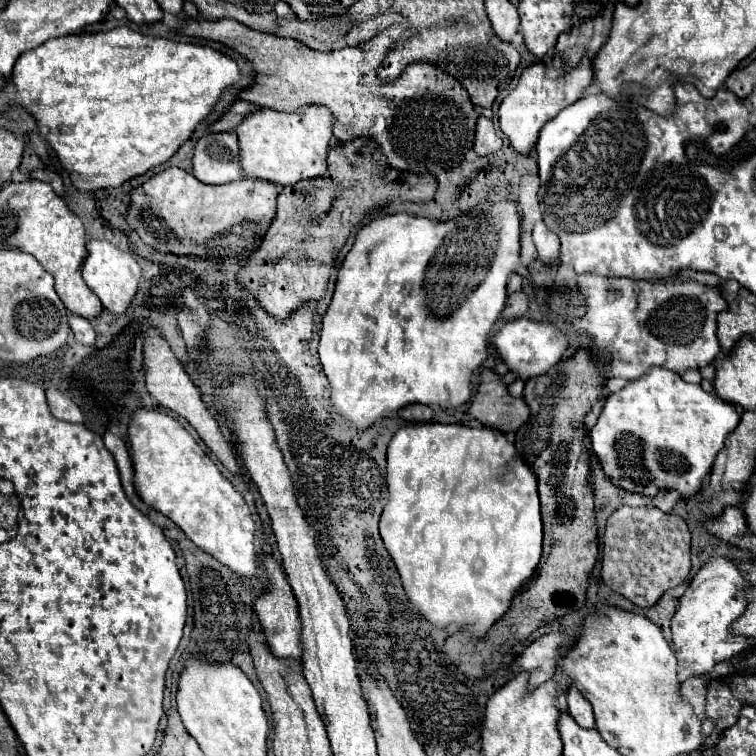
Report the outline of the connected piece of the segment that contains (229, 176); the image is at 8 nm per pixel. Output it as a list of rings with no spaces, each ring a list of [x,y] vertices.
[[[210,133],[198,139],[192,157],[194,177],[202,183],[246,179],[238,169],[238,139],[234,133]]]

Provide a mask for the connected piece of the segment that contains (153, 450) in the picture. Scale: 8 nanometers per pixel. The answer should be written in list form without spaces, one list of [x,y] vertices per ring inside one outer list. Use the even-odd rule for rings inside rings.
[[[140,407],[128,425],[134,487],[142,501],[172,519],[202,551],[210,553],[234,573],[256,577],[258,557],[254,549],[254,521],[244,497],[218,471],[196,439],[170,415]]]

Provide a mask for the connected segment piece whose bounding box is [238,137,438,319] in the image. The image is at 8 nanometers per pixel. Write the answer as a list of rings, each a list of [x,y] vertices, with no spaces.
[[[358,137],[348,143],[330,147],[328,173],[334,173],[334,179],[332,177],[306,179],[306,181],[298,181],[296,185],[284,187],[280,191],[278,213],[274,223],[270,225],[258,251],[250,257],[250,263],[238,273],[240,285],[244,285],[272,317],[286,319],[296,309],[296,305],[324,297],[326,283],[328,283],[330,271],[334,269],[336,255],[346,243],[356,223],[360,223],[374,209],[384,207],[386,203],[392,203],[392,201],[414,201],[414,203],[430,201],[438,187],[432,175],[412,175],[412,173],[400,173],[392,169],[386,157],[376,147],[376,143],[366,137]]]

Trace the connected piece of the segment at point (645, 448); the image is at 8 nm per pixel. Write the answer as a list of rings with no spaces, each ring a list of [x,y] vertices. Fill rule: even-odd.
[[[654,367],[646,377],[630,381],[624,389],[606,397],[604,409],[590,431],[590,441],[602,461],[602,469],[622,489],[646,495],[654,495],[660,489],[676,489],[682,497],[690,497],[700,491],[702,479],[710,473],[726,435],[736,429],[738,421],[740,413],[732,403],[706,393],[700,385],[686,383],[678,373]]]

